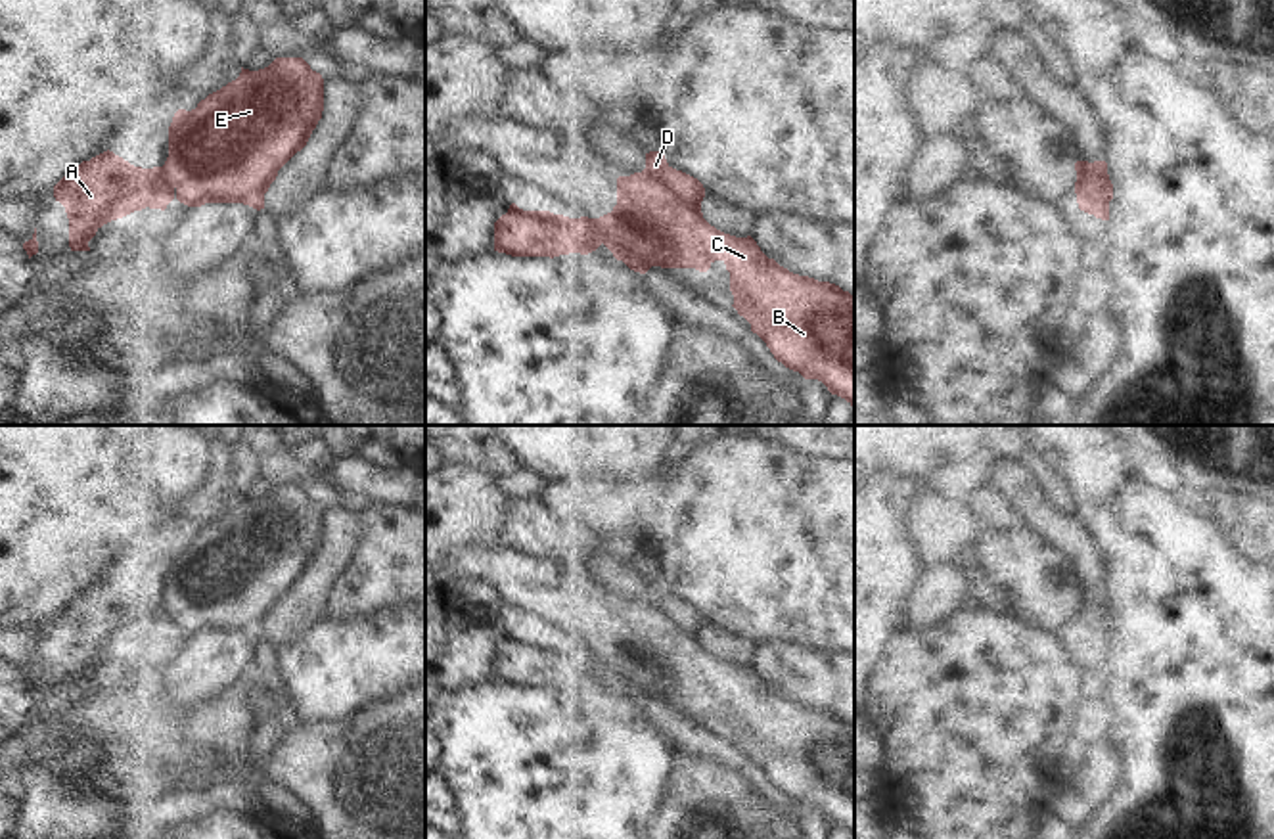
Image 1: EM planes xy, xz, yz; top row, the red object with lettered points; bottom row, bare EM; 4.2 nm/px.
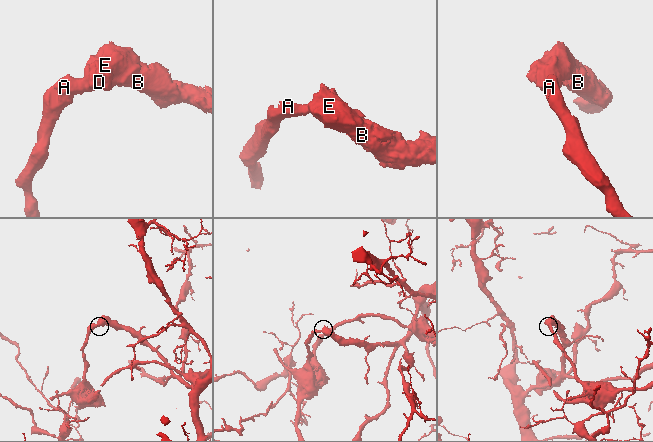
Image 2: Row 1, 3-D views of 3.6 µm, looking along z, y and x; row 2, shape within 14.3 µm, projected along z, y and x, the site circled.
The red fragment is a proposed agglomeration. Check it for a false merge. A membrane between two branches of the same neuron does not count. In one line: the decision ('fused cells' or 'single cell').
fused cells

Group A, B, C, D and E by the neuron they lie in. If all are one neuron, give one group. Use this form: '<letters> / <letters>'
A / B C D E

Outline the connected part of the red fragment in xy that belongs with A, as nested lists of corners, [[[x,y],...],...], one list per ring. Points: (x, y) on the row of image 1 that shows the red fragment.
[[[107,149],[71,169],[54,186],[54,197],[69,218],[71,251],[90,251],[88,241],[103,224],[146,207],[165,211],[174,184],[163,167],[134,167]]]

